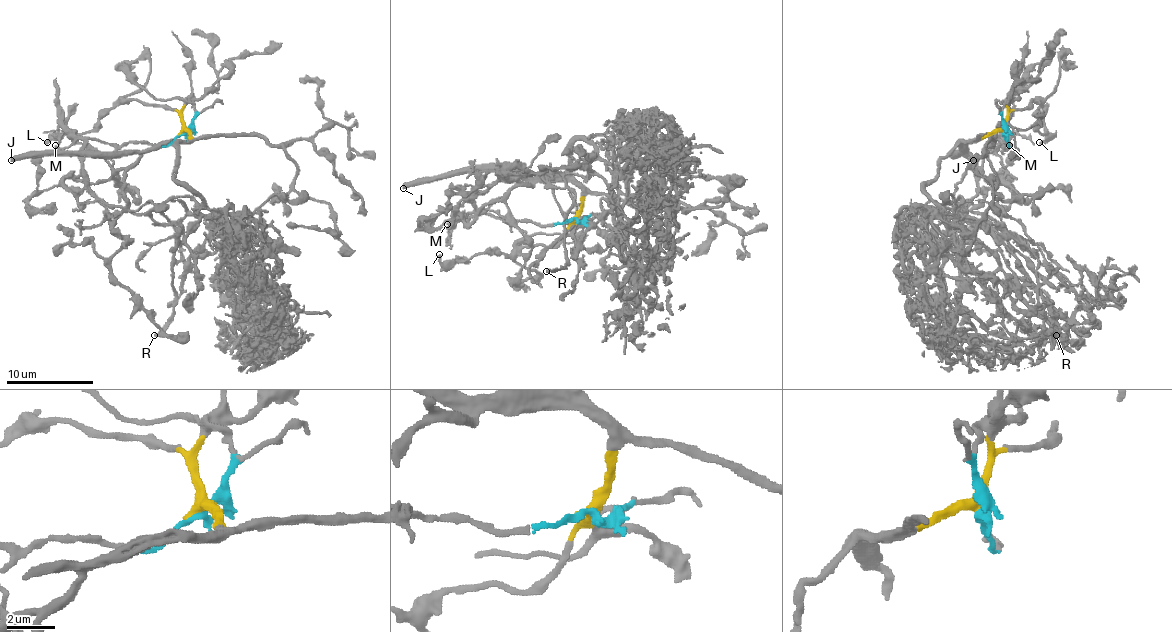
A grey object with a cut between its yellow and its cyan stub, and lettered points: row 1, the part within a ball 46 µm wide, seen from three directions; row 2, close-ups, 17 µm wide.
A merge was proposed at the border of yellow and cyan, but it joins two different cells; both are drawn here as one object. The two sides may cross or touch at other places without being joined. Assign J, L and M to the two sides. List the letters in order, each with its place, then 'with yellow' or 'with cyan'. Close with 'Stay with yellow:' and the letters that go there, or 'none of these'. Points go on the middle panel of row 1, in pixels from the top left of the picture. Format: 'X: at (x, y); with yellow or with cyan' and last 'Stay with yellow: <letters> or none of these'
J: at (403, 188); with yellow
L: at (439, 254); with yellow
M: at (447, 224); with cyan
Stay with yellow: J, L

